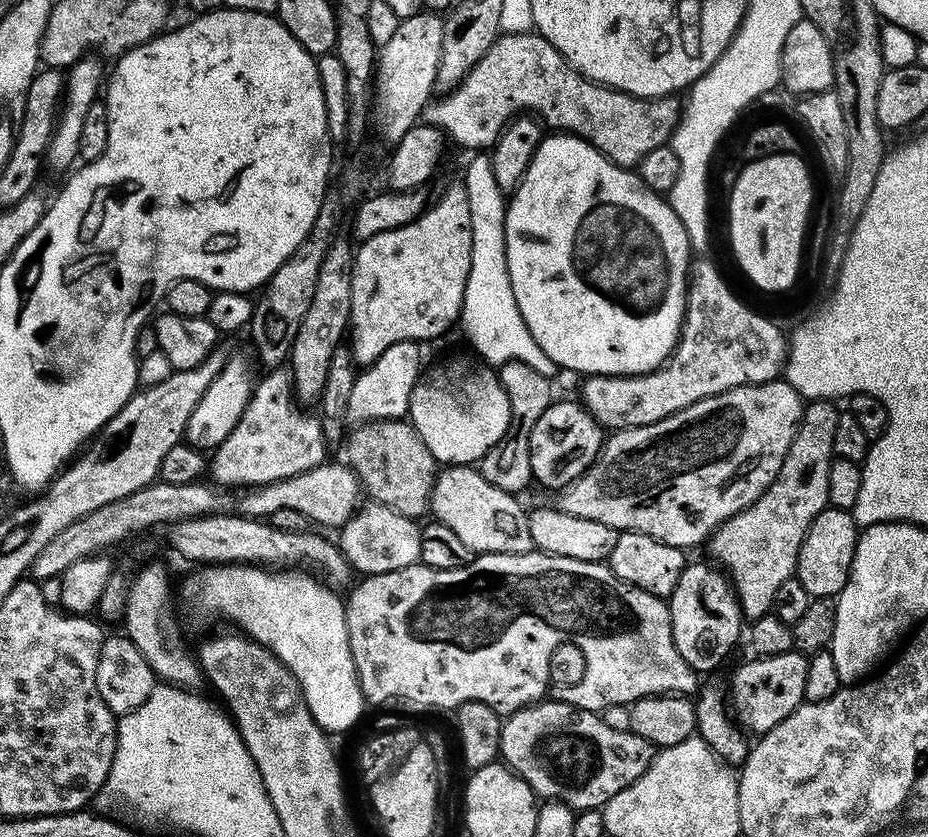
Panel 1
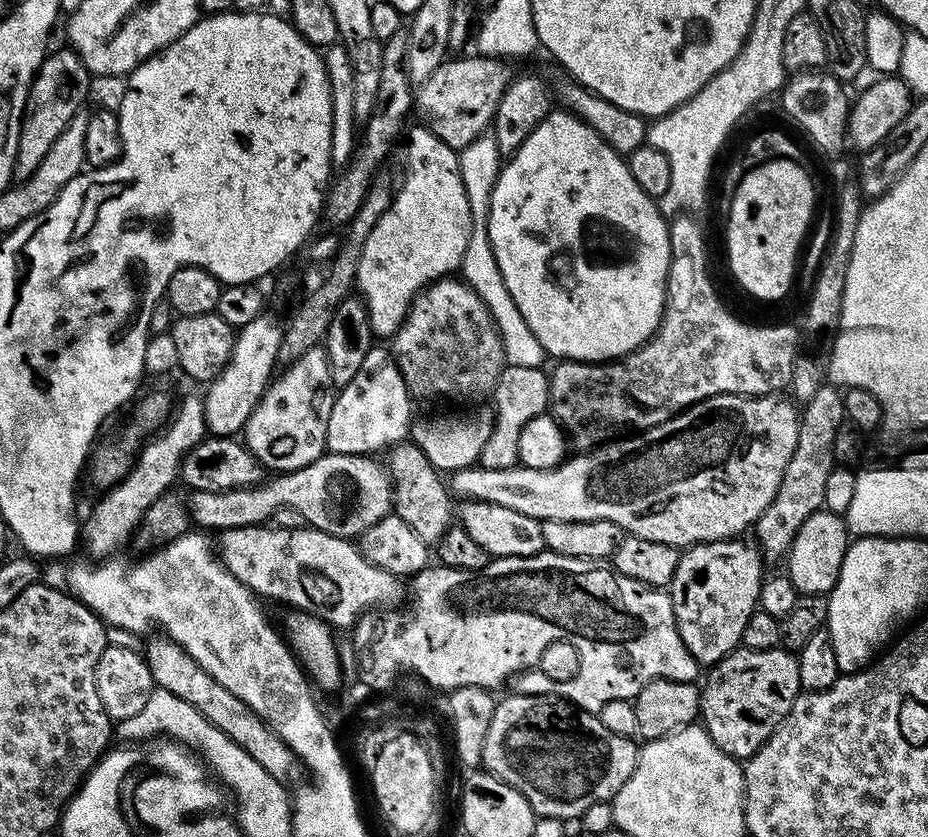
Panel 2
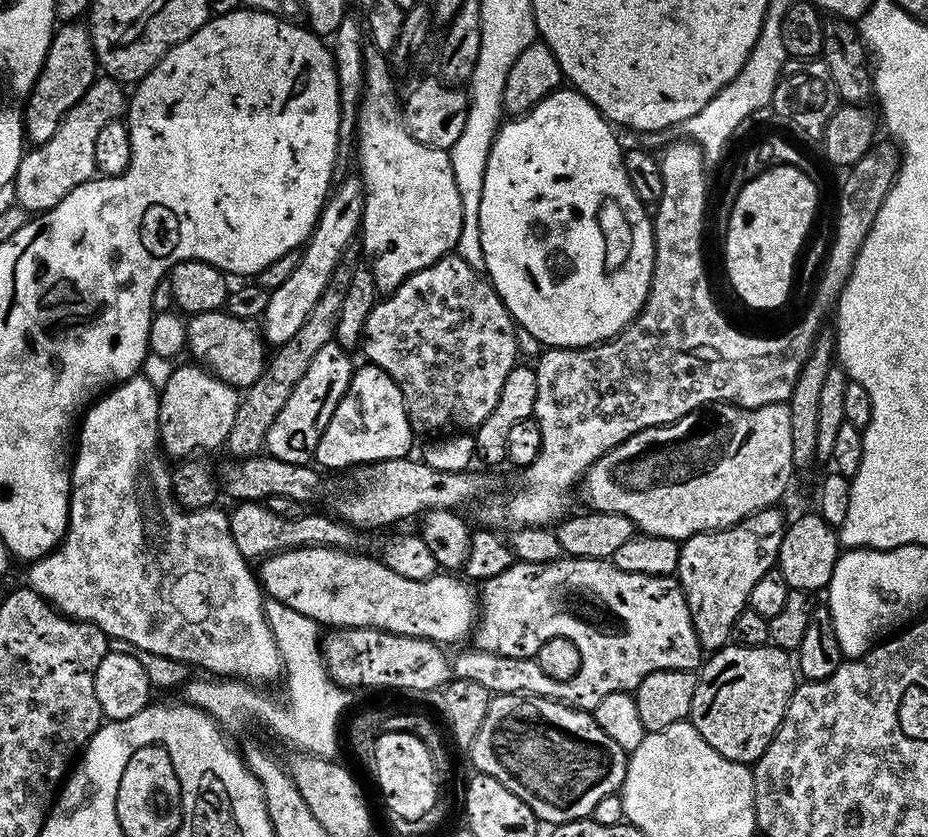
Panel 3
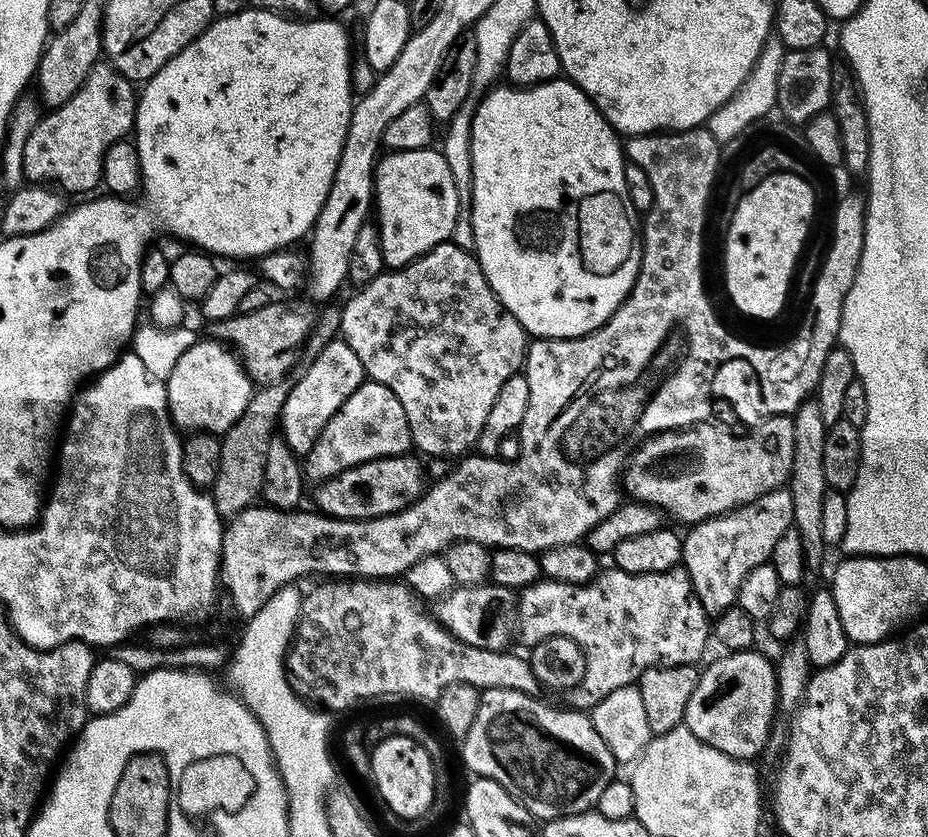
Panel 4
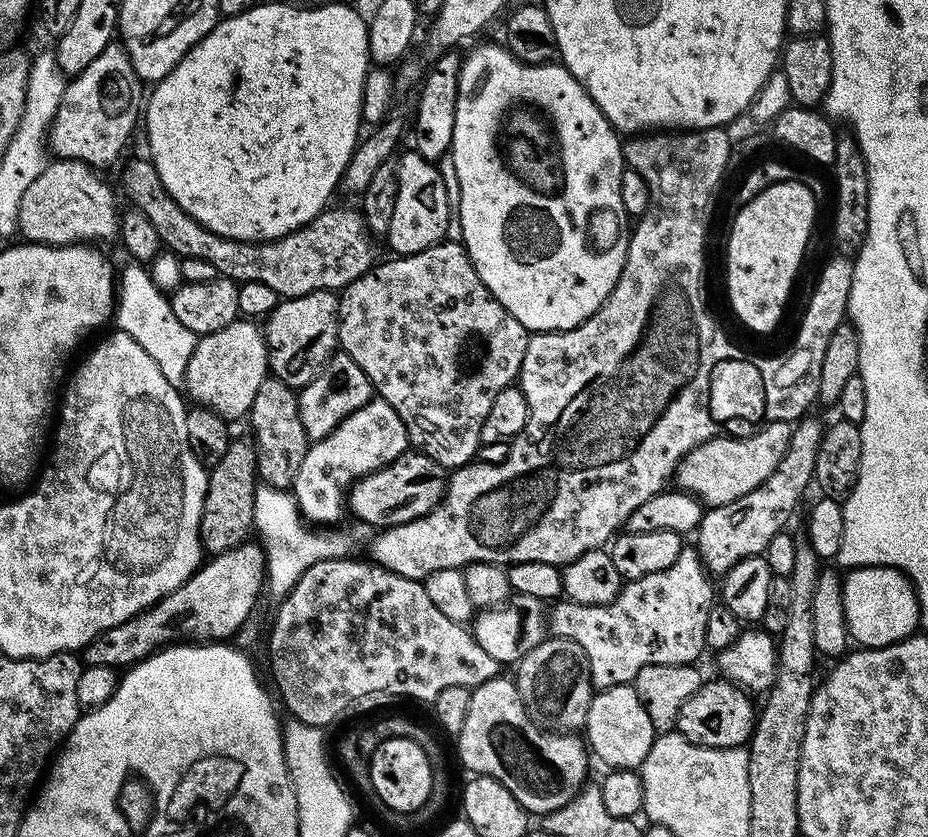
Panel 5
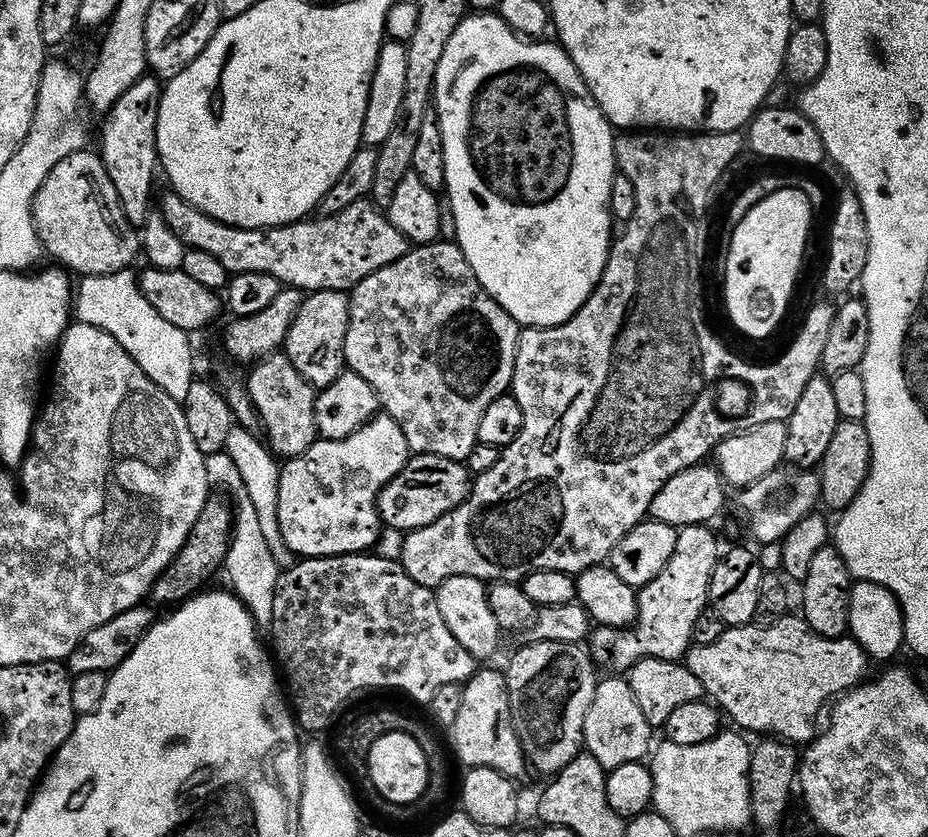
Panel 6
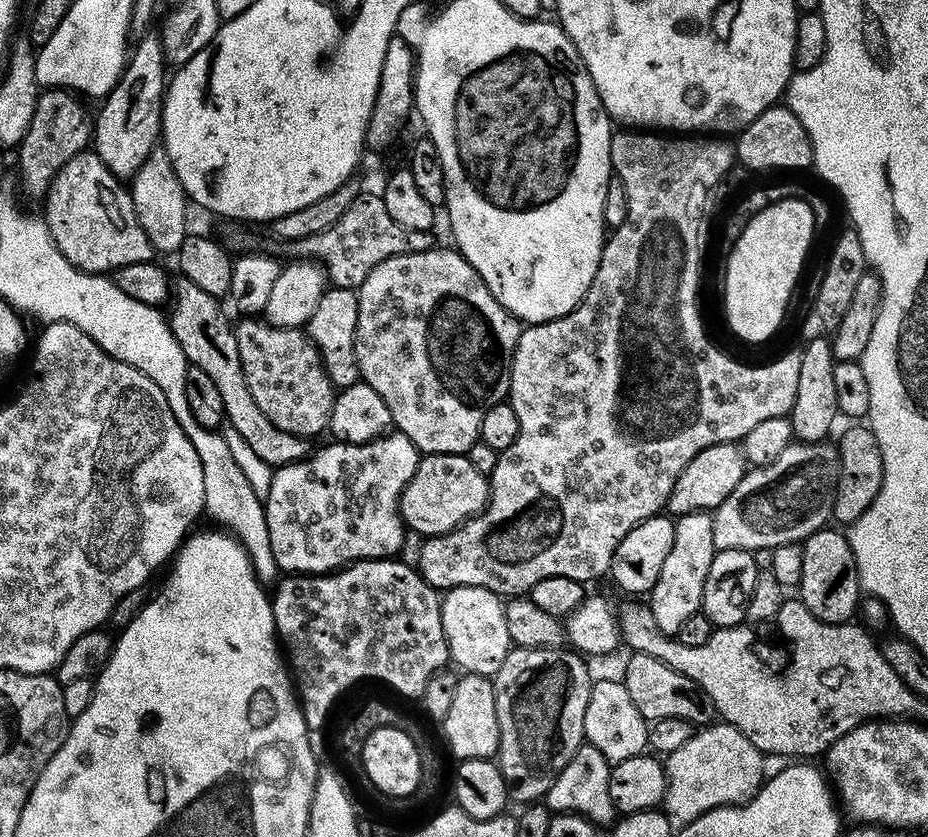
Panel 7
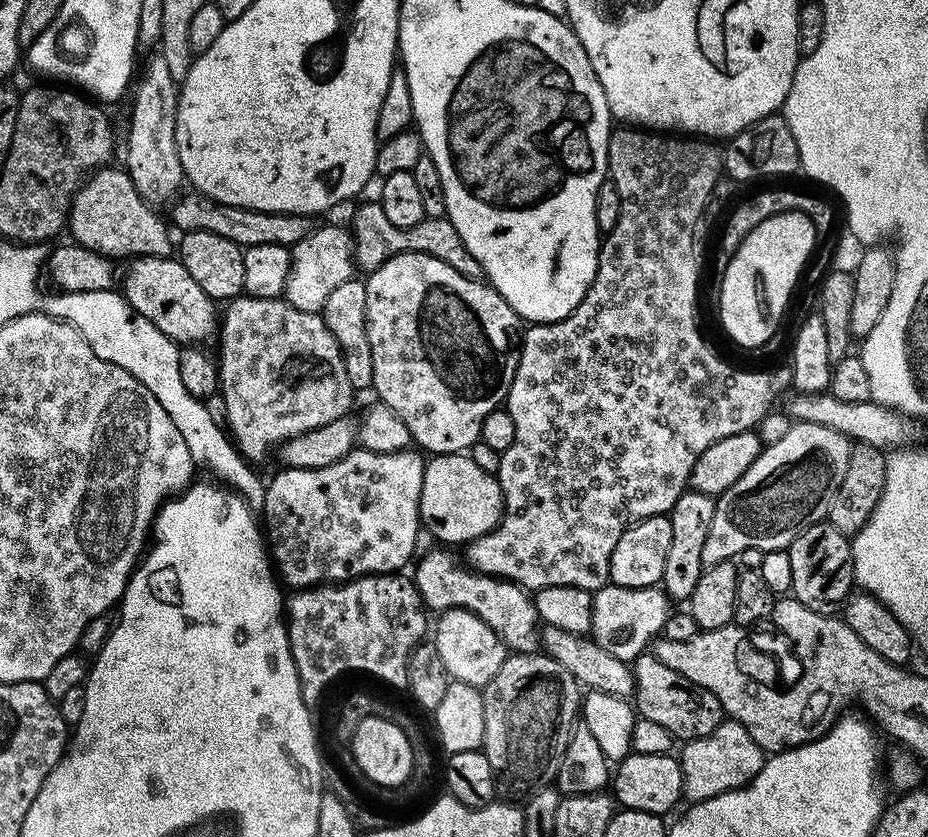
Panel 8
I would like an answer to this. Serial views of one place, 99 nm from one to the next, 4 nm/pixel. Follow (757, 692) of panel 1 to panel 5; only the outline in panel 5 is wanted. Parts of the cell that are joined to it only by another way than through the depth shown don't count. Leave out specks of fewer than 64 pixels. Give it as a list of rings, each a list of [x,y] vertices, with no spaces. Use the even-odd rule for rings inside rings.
[[[715,678],[701,683],[699,690],[682,706],[680,717],[676,723],[681,736],[690,742],[701,744],[707,748],[742,748],[752,738],[752,726],[756,722],[757,709],[752,708],[753,697],[732,684],[729,680]]]

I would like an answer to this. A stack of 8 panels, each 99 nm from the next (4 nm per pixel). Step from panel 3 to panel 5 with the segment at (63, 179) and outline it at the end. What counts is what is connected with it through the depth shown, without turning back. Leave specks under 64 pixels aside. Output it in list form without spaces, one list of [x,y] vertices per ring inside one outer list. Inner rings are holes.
[[[108,44],[82,74],[65,83],[58,114],[54,114],[54,122],[48,128],[46,144],[51,155],[62,160],[80,160],[97,170],[110,167],[127,146],[132,131],[138,128],[142,116],[140,88],[142,82],[136,77],[124,45]]]

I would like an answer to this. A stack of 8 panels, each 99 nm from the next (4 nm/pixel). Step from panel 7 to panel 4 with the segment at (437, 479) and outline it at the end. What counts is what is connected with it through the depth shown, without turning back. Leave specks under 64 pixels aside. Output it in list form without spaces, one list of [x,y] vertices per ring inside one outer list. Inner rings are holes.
[[[412,454],[383,456],[342,470],[329,480],[319,481],[316,488],[315,507],[325,516],[339,520],[373,520],[389,516],[415,504],[426,491],[426,468]]]

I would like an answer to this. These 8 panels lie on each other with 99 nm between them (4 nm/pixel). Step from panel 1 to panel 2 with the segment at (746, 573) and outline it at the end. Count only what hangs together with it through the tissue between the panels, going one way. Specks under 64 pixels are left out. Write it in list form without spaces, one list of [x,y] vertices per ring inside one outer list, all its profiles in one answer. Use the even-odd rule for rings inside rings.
[[[824,383],[803,405],[800,412],[800,433],[798,446],[794,446],[794,454],[790,458],[790,466],[786,466],[786,474],[782,474],[782,486],[778,486],[778,494],[774,494],[774,502],[766,506],[766,510],[758,517],[754,525],[755,543],[758,545],[763,559],[783,561],[789,548],[798,534],[799,527],[812,514],[824,508],[826,494],[826,477],[836,464],[832,443],[838,426],[846,422],[844,415],[844,392],[831,383]]]

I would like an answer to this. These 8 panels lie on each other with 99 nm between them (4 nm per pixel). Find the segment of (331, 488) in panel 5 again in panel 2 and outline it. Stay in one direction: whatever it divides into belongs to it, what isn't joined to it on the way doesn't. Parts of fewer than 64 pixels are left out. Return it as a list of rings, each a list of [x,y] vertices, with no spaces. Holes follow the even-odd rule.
[[[372,347],[370,354],[366,354],[362,367],[358,369],[358,378],[353,378],[345,388],[337,391],[336,401],[330,410],[330,426],[326,426],[327,451],[366,456],[380,454],[376,452],[382,451],[381,453],[383,453],[385,450],[391,449],[409,435],[410,425],[414,420],[412,404],[414,405],[414,398],[408,393],[400,367],[396,364],[396,357],[387,347]]]

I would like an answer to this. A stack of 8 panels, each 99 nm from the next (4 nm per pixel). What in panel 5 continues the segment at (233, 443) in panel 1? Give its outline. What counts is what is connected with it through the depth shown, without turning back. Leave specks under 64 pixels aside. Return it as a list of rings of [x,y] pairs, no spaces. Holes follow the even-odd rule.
[[[343,354],[333,355],[324,369],[306,387],[298,392],[298,414],[302,418],[302,430],[306,430],[309,441],[326,438],[347,416],[354,414],[373,399],[374,389],[370,378],[362,374],[362,366]]]

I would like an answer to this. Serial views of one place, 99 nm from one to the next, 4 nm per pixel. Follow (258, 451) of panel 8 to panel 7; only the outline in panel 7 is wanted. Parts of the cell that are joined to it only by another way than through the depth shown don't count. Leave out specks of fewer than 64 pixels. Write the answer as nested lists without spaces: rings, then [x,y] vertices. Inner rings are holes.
[[[244,318],[241,321],[241,324],[235,325],[238,338],[238,358],[242,358],[242,374],[246,374],[246,386],[250,386],[250,394],[254,394],[254,402],[258,402],[258,410],[262,410],[262,414],[266,414],[266,418],[270,418],[270,422],[274,422],[274,426],[278,426],[285,434],[298,434],[305,438],[313,438],[312,436],[318,435],[320,431],[325,431],[332,413],[332,403],[336,401],[337,389],[333,388],[332,380],[324,369],[324,360],[320,357],[320,351],[308,337],[307,331],[298,328],[279,328],[263,318]]]

